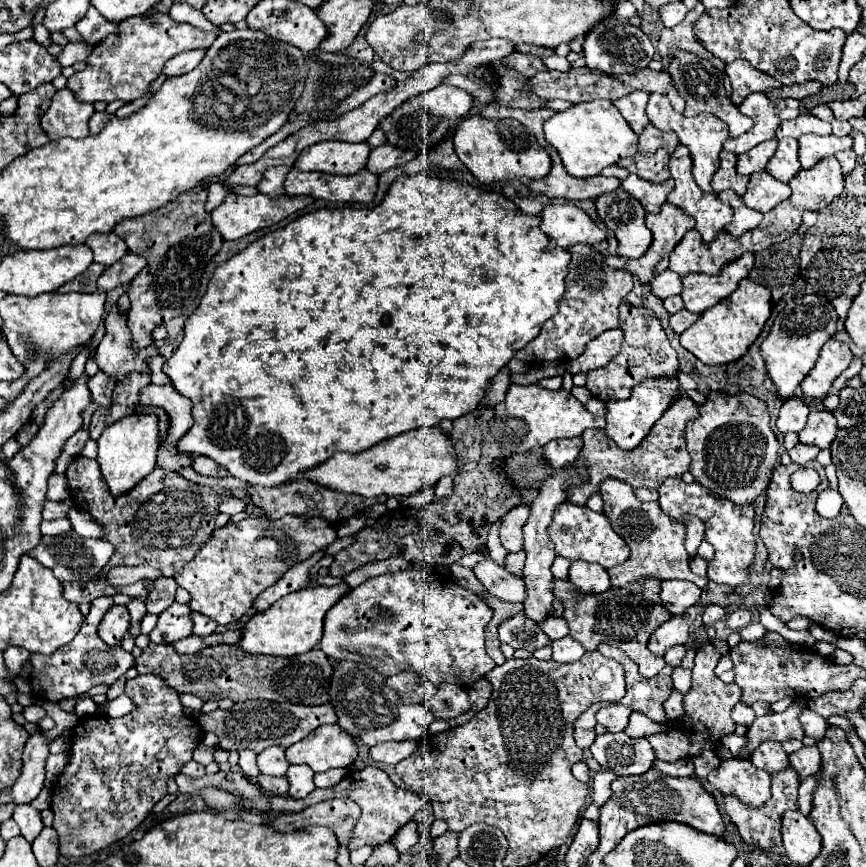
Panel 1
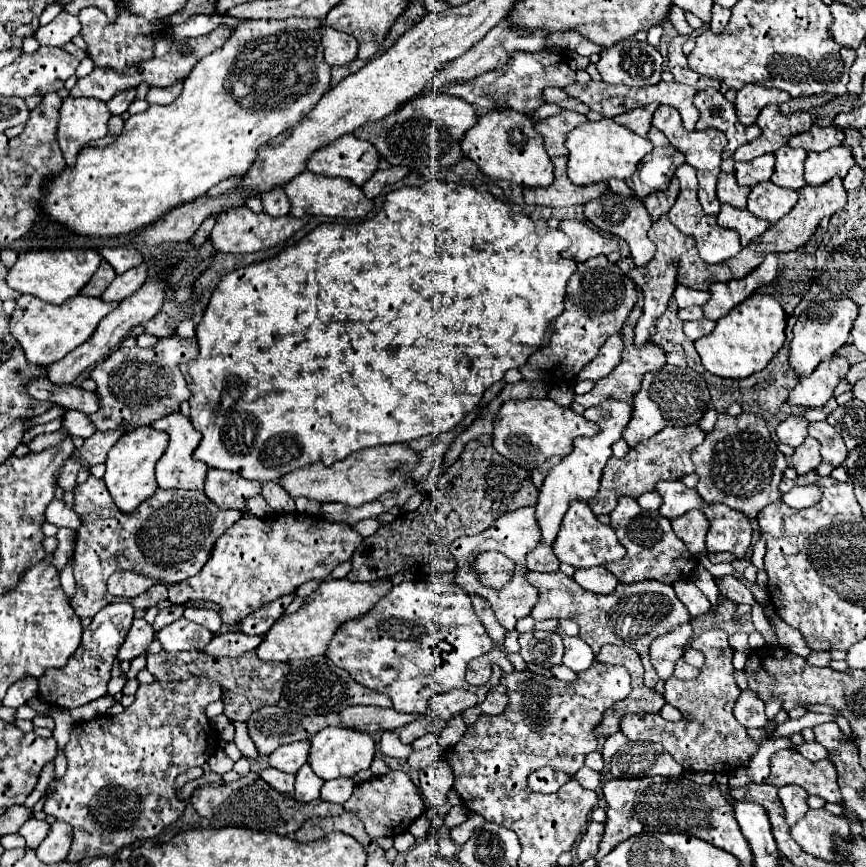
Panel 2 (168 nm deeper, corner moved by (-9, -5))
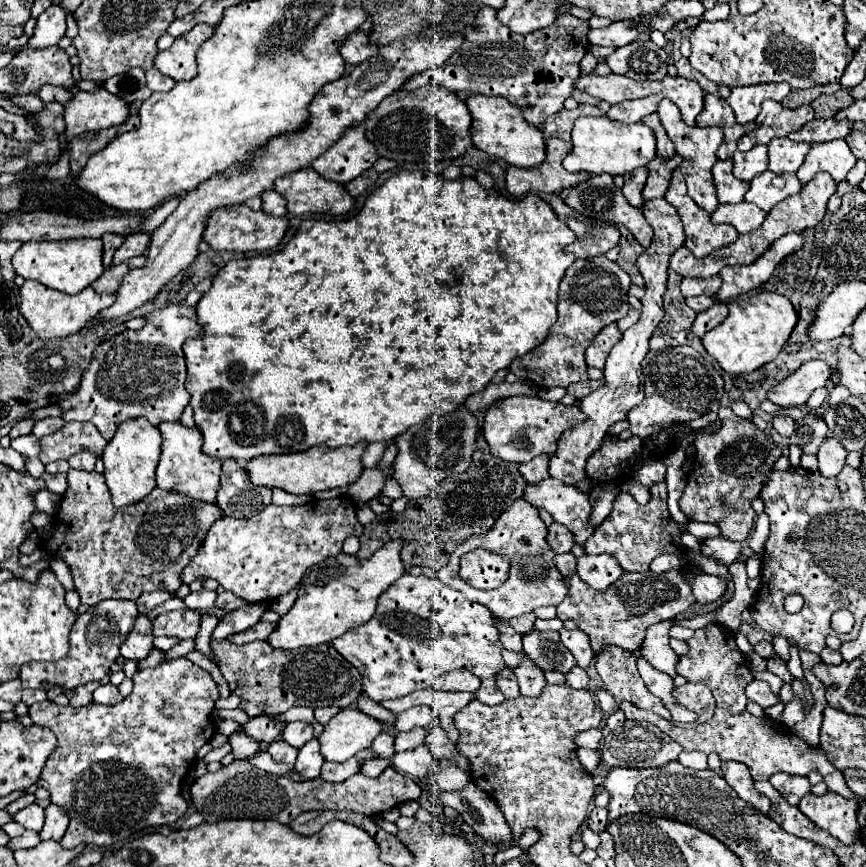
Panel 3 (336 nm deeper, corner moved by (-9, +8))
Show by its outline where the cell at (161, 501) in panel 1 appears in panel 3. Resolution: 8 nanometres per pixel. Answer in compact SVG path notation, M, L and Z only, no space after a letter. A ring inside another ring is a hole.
M69 470L67 478L69 478L69 488L63 494L63 502L59 510L61 522L55 522L53 536L45 542L45 550L53 558L61 558L69 564L75 588L81 596L81 604L87 606L95 606L97 602L107 598L137 600L143 592L153 592L153 590L175 592L181 586L179 580L181 570L199 552L211 524L223 514L215 502L207 504L187 494L175 490L161 490L161 488L153 488L151 494L147 494L141 502L133 506L115 508L103 474L95 470L93 472Z

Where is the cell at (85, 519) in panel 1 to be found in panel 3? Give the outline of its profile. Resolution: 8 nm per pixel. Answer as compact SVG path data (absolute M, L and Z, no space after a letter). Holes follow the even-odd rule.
M41 490L41 492L35 496L35 506L37 506L37 510L47 512L49 516L57 516L59 510L61 510L61 500L63 500L63 496L53 494L53 492L49 492L49 490Z

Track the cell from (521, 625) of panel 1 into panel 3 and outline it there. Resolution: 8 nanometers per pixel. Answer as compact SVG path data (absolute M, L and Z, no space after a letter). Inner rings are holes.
M531 630L523 636L523 650L543 670L559 670L565 674L575 666L571 652L561 644L559 632L555 630Z

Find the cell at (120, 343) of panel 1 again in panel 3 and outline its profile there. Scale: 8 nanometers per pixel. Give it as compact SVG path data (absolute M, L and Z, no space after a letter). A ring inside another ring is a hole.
M171 303L149 313L146 319L147 324L141 330L125 330L95 348L79 392L59 404L65 412L63 420L93 422L103 438L111 440L119 424L135 416L145 416L155 426L161 420L181 418L181 412L191 398L185 390L187 374L181 344L187 338L197 338L201 334L195 308Z

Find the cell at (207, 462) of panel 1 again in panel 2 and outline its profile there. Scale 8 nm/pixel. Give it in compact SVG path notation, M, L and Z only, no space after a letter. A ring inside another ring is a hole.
M209 469L205 479L205 495L219 505L219 509L237 509L241 513L249 513L247 499L261 495L259 481L247 481L233 471Z

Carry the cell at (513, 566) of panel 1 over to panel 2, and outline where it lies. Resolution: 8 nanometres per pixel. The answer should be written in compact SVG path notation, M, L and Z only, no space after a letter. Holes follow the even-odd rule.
M539 545L537 549L533 549L527 555L527 567L529 567L529 571L553 573L559 569L559 559L549 545Z

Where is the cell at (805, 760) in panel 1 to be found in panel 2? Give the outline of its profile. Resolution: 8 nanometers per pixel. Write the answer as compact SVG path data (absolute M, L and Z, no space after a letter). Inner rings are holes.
M817 741L797 745L795 749L797 749L805 759L809 759L809 761L821 761L821 759L825 759L825 757L827 757L827 749L825 749L823 745L819 745Z

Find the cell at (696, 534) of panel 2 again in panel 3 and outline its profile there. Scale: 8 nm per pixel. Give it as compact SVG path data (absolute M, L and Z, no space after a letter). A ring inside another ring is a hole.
M719 408L721 428L713 434L697 432L695 460L687 476L687 486L679 500L681 512L693 522L721 524L721 532L729 540L747 540L755 512L751 502L763 488L763 476L775 468L781 448L765 430L759 430L751 418L739 418L731 408Z

